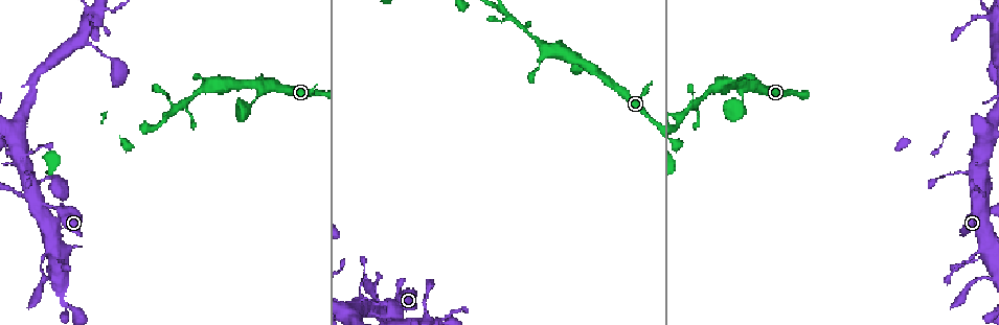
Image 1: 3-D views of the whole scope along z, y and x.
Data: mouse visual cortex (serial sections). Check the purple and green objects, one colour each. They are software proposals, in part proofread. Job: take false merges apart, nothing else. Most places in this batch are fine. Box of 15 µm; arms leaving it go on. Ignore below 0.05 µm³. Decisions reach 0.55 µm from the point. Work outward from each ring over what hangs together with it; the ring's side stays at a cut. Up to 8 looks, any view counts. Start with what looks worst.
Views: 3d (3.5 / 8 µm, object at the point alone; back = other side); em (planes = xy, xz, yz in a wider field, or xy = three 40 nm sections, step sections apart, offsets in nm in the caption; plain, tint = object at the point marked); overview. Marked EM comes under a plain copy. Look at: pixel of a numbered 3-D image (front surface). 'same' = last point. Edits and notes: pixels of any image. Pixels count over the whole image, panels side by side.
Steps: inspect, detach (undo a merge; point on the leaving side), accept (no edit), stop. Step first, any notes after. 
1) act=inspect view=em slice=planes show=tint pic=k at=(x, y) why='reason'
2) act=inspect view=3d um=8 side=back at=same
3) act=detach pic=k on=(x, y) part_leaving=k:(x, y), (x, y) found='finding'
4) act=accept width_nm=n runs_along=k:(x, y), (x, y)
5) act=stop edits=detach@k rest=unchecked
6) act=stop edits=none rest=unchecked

act=inspect view=3d um=3.5 pic=1 at=(979, 202) why='narrows sharply'

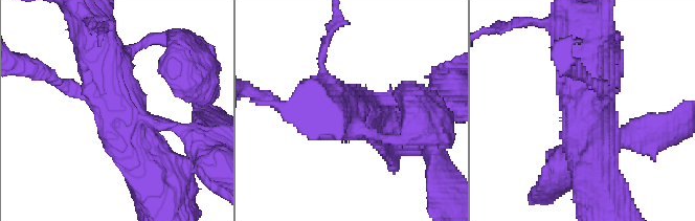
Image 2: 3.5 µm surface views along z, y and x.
act=inspect view=em slice=xy step=3 show=tint pic=2 at=(133, 115) arms=4 arm_widths_nm=150,200,600,700 why='shape alone is not enough'

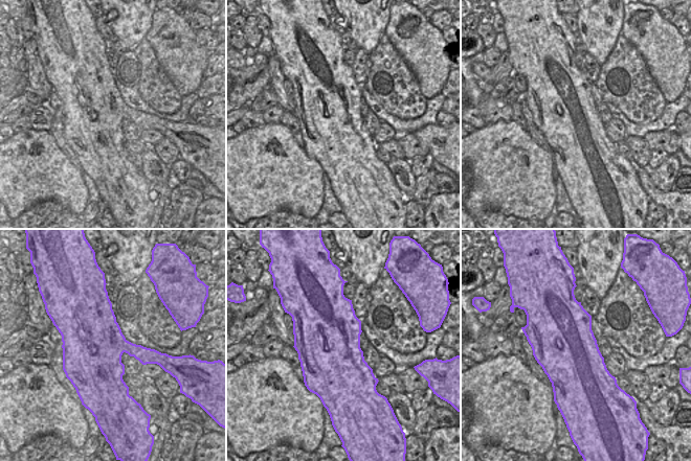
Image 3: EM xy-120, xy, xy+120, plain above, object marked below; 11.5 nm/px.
act=accept runs_along=2:(193, 135), (132, 113), (99, 51) found='continuous, no second cell'

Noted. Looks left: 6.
act=inspect view=3d um=8 pic=1 at=(680, 117) why='sudden change in width'

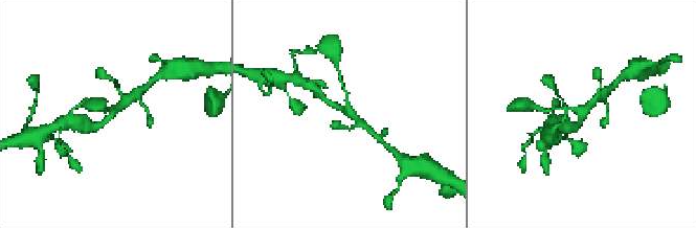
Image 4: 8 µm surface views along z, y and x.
act=inspect view=3d um=3.5 side=back pic=4 at=(584, 111)

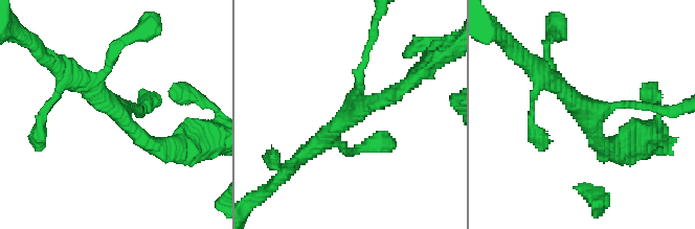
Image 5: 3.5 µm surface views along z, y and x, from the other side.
act=inspect view=em slice=xy step=1 show=tint pic=5 at=(587, 118)

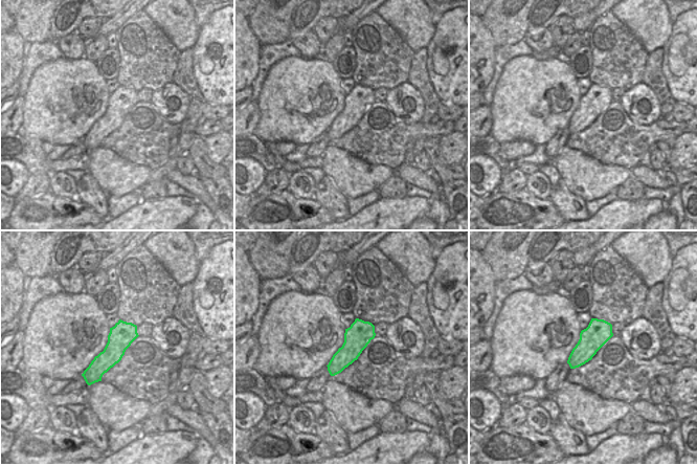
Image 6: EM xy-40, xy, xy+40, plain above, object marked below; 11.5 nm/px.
act=accept found='all the same cell'

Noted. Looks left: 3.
act=inspect view=3d um=3.5 pic=1 at=(980, 257)

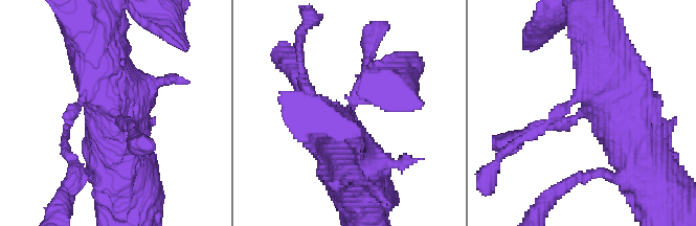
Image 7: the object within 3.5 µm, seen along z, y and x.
act=inspect view=em slice=xy step=2 show=tint pic=7 at=(112, 109) why='now the EM'

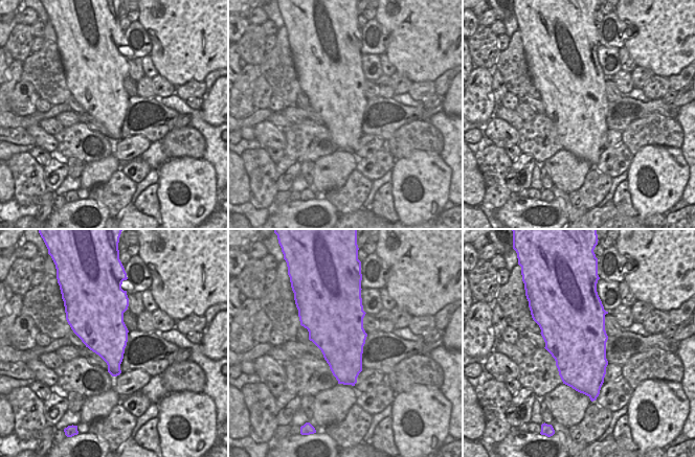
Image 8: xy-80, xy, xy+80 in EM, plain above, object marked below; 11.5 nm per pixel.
act=inspect view=em slice=xy step=5 show=tint at=same

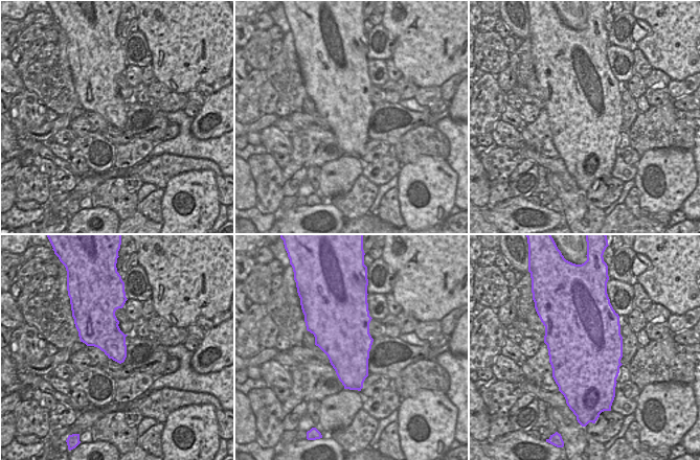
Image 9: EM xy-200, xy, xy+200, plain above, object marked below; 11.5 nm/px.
act=accept found='all the same cell'

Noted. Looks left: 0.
act=stop edits=none rest=unchecked

